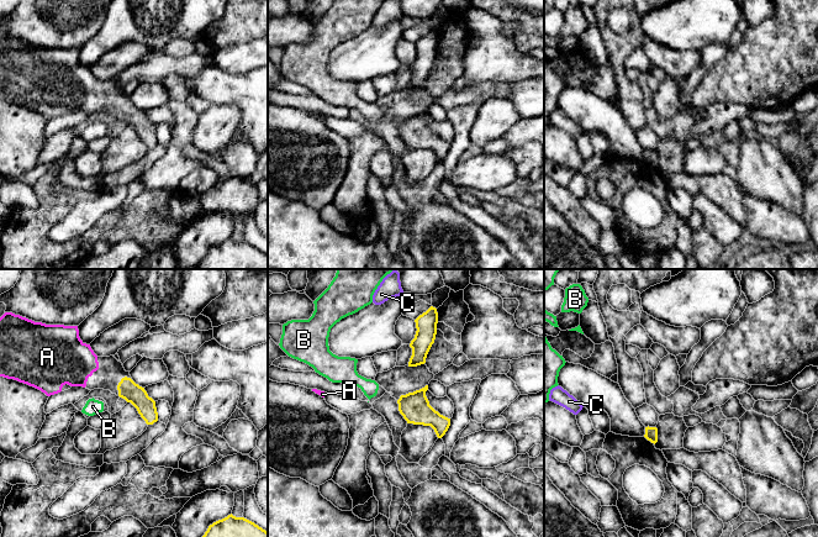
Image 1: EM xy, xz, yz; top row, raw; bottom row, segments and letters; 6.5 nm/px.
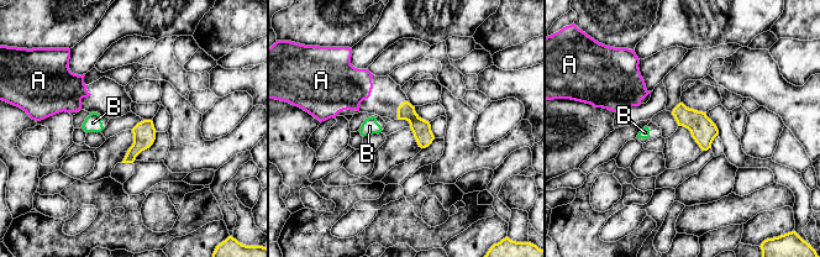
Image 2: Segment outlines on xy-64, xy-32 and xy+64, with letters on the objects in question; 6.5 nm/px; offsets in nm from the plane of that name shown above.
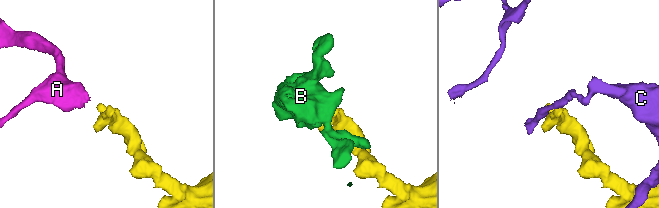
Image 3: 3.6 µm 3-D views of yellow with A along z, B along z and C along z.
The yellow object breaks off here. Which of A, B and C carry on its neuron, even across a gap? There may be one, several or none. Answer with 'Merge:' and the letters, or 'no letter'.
Merge: A

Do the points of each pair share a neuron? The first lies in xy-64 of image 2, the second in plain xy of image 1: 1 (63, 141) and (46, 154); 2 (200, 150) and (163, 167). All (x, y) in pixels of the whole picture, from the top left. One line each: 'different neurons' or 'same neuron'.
1: same neuron
2: same neuron

